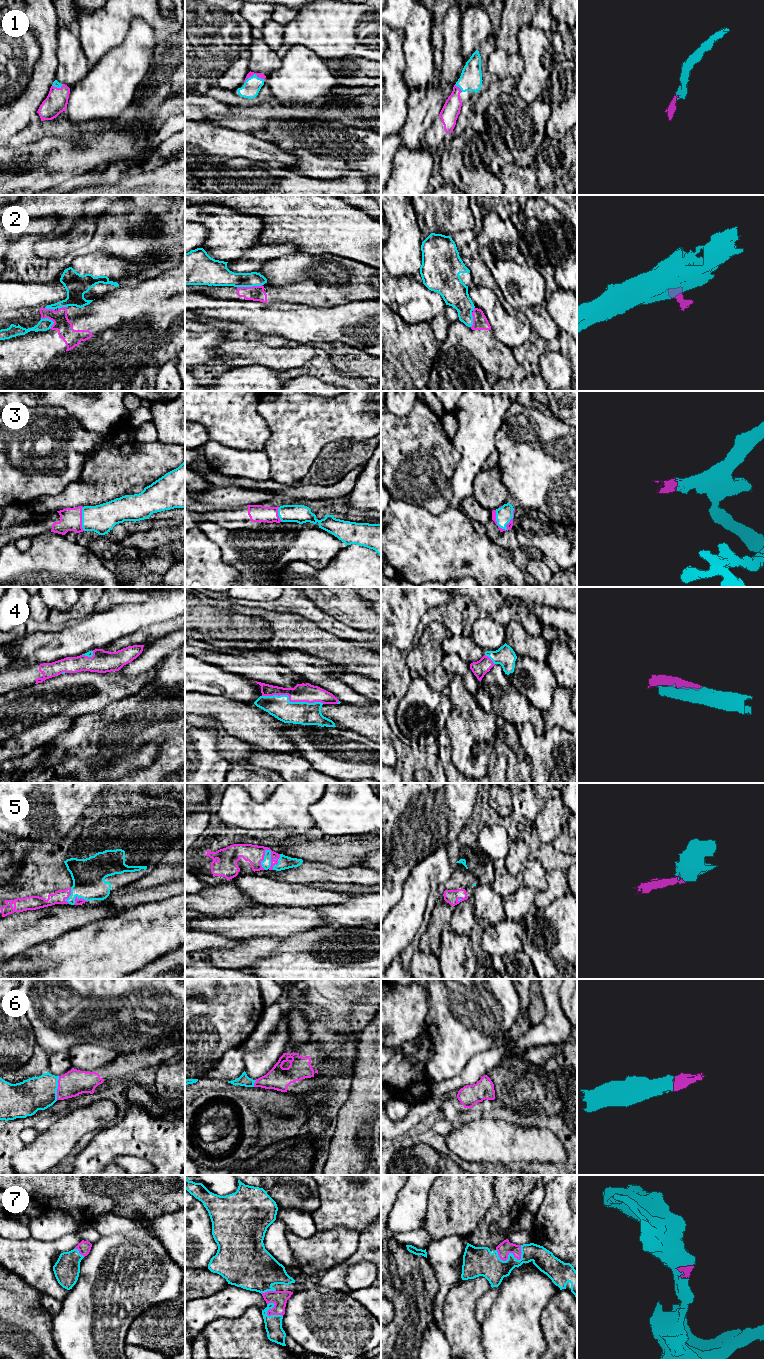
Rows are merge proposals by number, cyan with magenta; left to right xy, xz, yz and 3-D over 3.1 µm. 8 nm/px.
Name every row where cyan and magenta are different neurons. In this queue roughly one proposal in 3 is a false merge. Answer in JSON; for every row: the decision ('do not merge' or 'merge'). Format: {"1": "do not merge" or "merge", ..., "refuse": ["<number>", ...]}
{"1": "merge", "2": "do not merge", "3": "merge", "4": "merge", "5": "merge", "6": "merge", "7": "merge", "refuse": ["2"]}

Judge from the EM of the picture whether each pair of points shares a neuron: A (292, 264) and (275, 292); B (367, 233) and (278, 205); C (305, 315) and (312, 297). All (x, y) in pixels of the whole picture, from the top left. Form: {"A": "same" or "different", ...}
{"A": "same", "B": "same", "C": "different"}

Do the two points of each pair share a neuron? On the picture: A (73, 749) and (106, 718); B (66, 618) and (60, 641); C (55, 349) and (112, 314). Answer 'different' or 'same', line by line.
A: same
B: different
C: same

